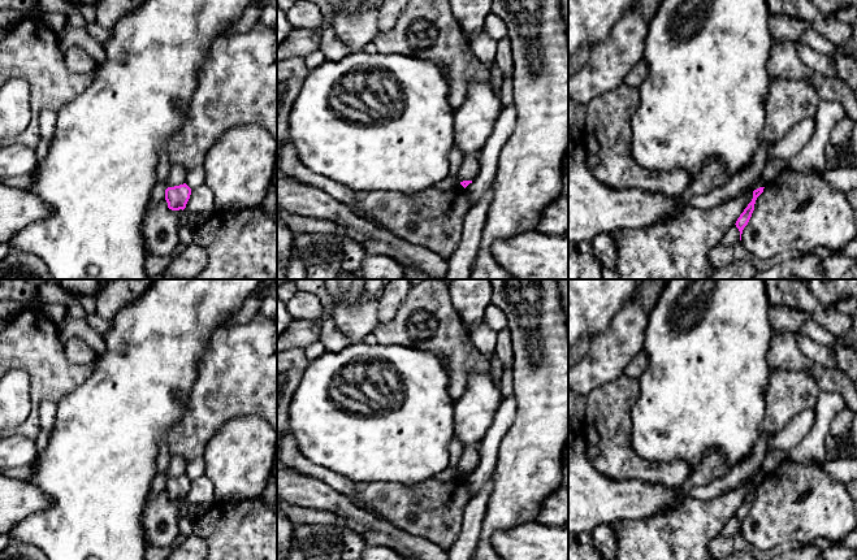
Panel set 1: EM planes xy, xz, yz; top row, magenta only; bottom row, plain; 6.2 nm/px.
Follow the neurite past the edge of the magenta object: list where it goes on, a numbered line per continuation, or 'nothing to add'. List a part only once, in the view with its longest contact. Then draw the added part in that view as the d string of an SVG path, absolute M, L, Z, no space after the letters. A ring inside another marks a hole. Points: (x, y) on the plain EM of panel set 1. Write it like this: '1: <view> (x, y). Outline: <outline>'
nothing to add

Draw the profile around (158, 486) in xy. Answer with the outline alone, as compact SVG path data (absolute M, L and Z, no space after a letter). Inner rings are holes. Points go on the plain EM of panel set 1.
M157 470L151 483L148 499L155 499L165 490L165 481L165 474Z

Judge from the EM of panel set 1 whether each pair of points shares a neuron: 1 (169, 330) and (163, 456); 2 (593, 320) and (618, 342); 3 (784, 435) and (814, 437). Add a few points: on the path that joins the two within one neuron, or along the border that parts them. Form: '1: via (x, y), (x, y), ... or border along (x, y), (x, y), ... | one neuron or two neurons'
1: border along (167, 441), (160, 445), (156, 469) | two neurons
2: border along (623, 304), (610, 324), (591, 339) | two neurons
3: border along (814, 409), (813, 428), (786, 452) | two neurons

